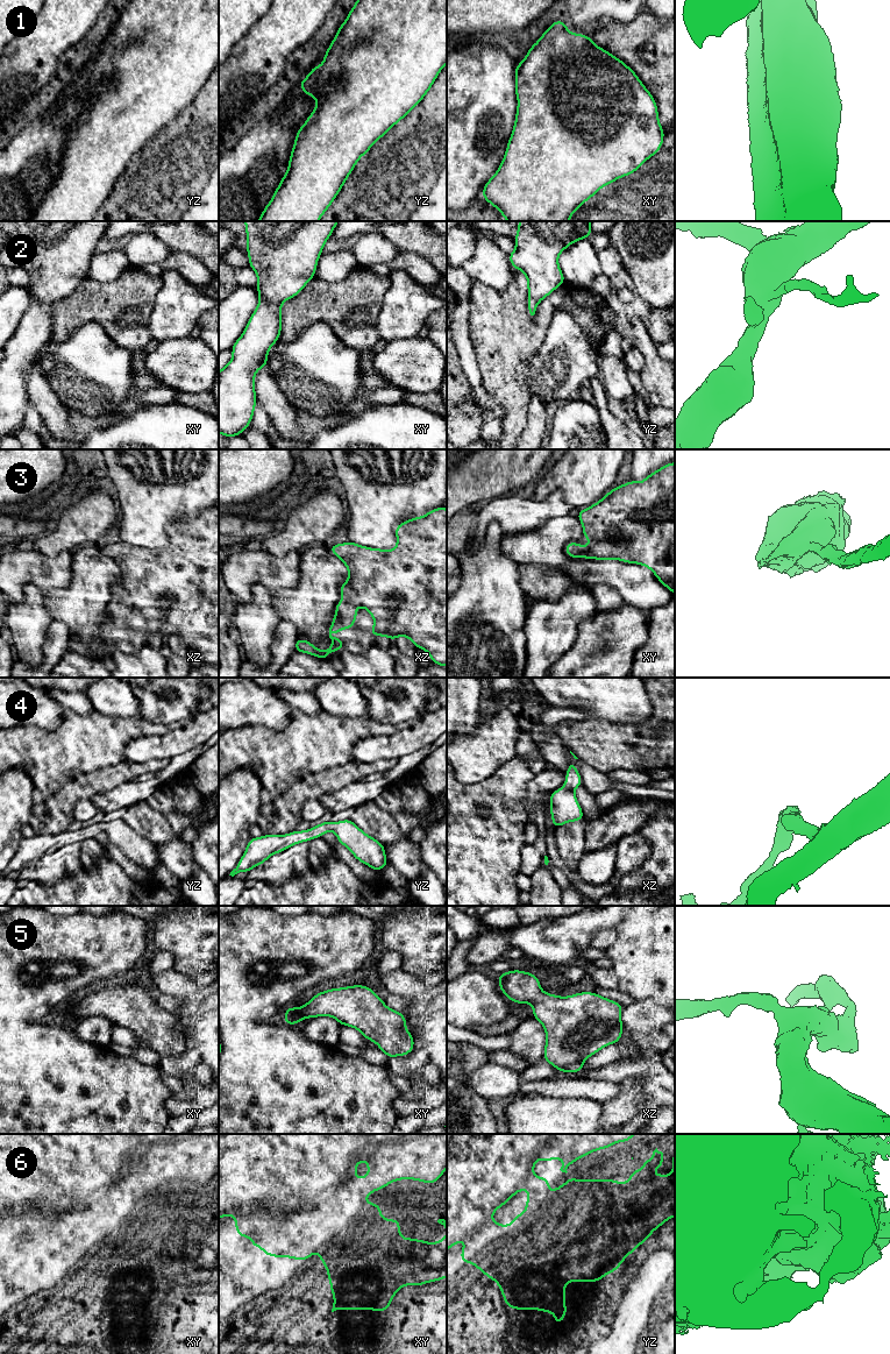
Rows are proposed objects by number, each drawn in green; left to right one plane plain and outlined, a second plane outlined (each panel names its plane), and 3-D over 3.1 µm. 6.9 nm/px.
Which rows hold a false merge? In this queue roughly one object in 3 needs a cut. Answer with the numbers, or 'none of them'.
1, 6

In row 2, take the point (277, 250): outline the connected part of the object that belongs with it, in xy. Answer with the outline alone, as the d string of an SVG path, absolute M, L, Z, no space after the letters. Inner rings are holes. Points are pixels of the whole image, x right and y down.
M244 221L249 267L257 275L258 305L242 335L232 347L233 357L219 371L219 433L241 435L251 425L257 398L255 374L266 368L269 349L282 333L282 305L298 296L315 277L322 248L340 221Z

